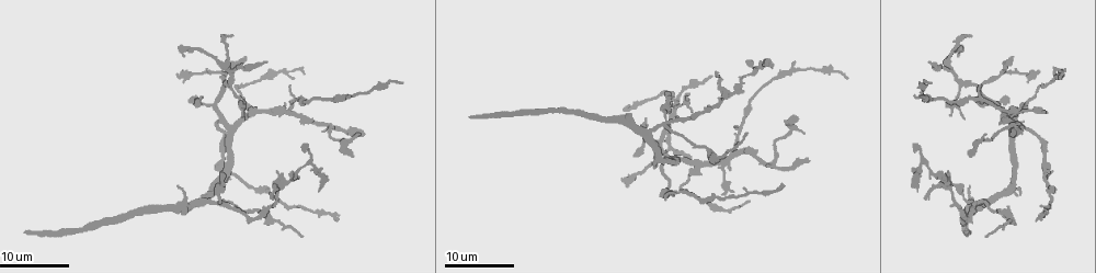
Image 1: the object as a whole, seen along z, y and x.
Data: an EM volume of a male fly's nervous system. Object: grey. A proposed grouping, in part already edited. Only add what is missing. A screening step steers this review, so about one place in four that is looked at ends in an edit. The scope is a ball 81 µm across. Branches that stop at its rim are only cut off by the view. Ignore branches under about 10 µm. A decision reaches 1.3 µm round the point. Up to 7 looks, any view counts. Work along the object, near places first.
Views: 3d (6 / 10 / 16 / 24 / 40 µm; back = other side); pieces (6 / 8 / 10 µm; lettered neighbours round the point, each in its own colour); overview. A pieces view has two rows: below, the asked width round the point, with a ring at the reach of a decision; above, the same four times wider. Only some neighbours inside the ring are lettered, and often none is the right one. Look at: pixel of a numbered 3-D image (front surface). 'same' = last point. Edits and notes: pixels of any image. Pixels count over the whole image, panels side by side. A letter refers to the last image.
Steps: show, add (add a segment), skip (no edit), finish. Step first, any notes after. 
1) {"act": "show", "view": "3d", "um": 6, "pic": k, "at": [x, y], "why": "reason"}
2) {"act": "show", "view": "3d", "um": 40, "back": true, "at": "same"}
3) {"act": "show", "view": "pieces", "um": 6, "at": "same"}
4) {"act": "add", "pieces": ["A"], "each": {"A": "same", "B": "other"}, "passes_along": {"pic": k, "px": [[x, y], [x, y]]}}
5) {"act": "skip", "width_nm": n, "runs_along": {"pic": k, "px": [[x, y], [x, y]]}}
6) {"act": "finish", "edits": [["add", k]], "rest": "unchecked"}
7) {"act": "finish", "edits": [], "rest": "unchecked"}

{"act": "show", "view": "3d", "um": 24, "pic": 1, "at": [27, 233], "why": "end of a long branch"}

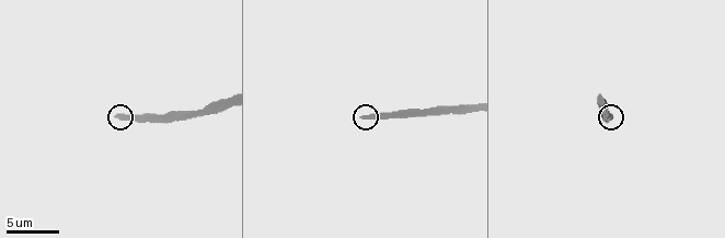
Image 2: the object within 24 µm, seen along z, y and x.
{"act": "show", "view": "pieces", "um": 6, "pic": 2, "at": [118, 114]}

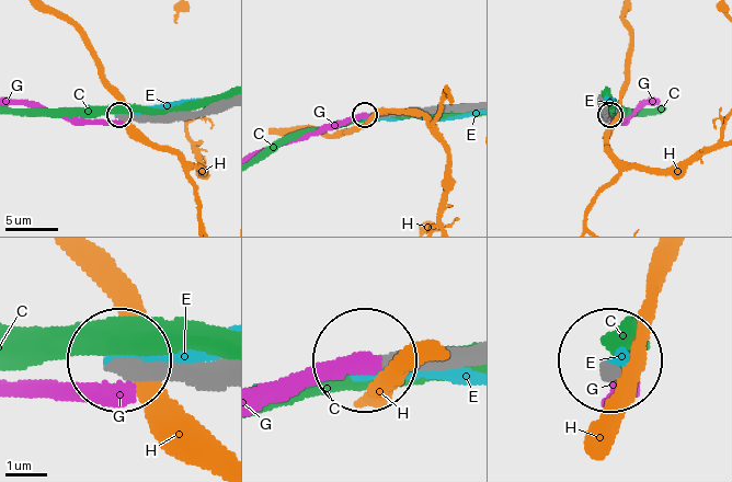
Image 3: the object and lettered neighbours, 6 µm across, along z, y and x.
{"act": "skip", "width_nm": 280, "each": {"C": "other", "E": "other", "G": "other", "H": "other"}, "runs_along": {"pic": 3, "px": [[221, 366], [119, 359]]}, "found": "none of them fits"}

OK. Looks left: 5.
{"act": "show", "view": "3d", "um": 16, "pic": 1, "at": [1011, 57], "why": "an open end"}

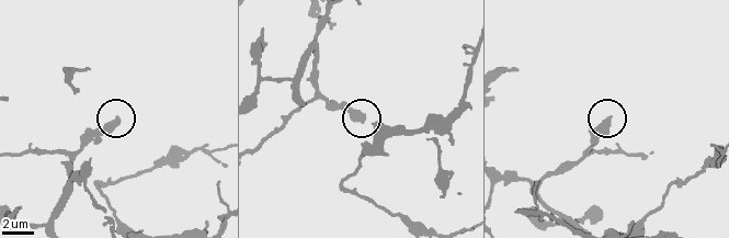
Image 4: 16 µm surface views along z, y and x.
{"act": "show", "view": "pieces", "um": 6, "pic": 4, "at": [611, 120]}

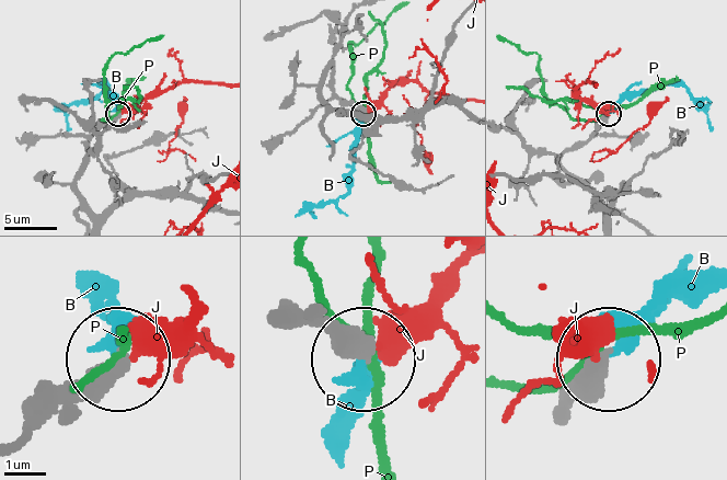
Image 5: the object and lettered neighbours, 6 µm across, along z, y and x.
{"act": "add", "pieces": ["B"], "width_nm": 330, "each": {"B": "same", "J": "other", "P": "other"}, "passes_along": {"pic": 5, "px": [[308, 313], [360, 358], [360, 387], [343, 418]]}, "found": "it goes on there"}

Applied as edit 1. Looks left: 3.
{"act": "show", "view": "3d", "um": 24, "pic": 1, "at": [267, 63], "why": "branch stops here"}

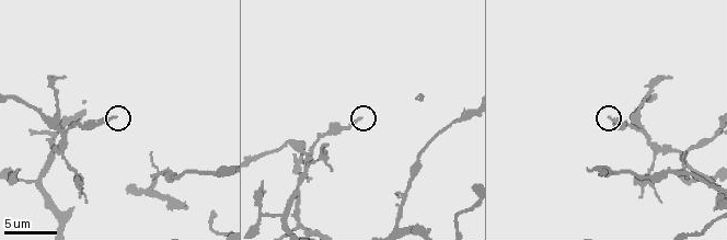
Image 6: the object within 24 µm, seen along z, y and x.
{"act": "show", "view": "pieces", "um": 10, "pic": 6, "at": [609, 118]}

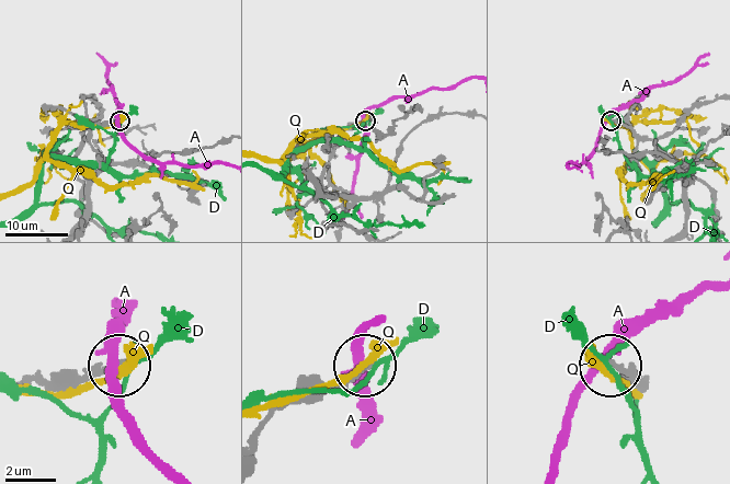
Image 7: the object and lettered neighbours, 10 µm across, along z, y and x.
{"act": "skip", "each": {"A": "other", "D": "other", "Q": "other"}, "found": "no lettered segment goes on from it"}

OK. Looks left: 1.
{"act": "finish", "edits": [["add", 5]], "rest": "unchecked"}

